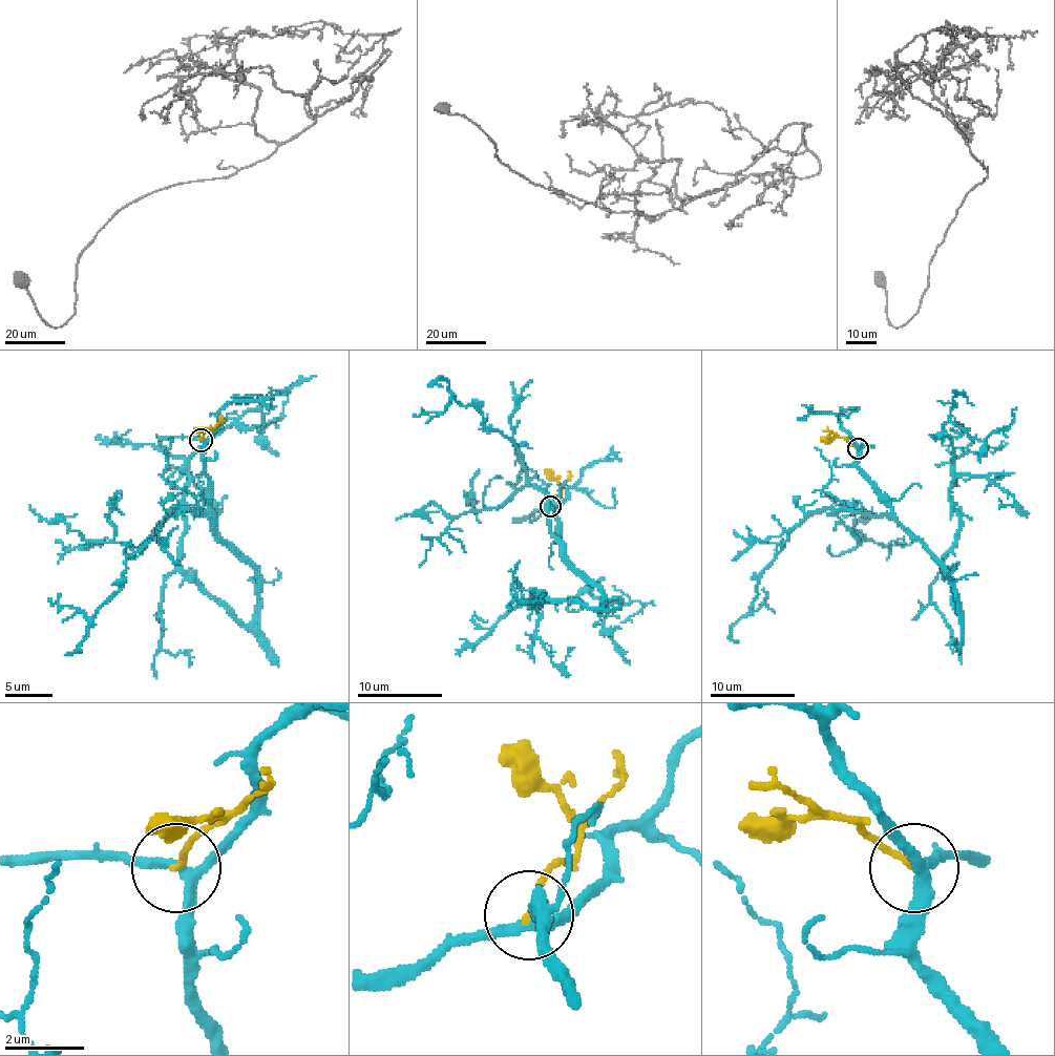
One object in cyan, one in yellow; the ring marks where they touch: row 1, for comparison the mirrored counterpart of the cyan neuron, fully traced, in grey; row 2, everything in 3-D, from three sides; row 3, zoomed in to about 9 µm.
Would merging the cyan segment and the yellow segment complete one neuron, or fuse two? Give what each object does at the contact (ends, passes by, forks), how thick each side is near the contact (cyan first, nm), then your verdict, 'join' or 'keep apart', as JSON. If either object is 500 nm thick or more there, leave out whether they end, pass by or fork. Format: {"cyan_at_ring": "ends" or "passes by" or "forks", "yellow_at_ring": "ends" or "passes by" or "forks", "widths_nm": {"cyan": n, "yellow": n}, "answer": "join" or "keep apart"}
{"cyan_at_ring": "forks", "yellow_at_ring": "ends", "widths_nm": {"cyan": 240, "yellow": 150}, "answer": "keep apart"}

